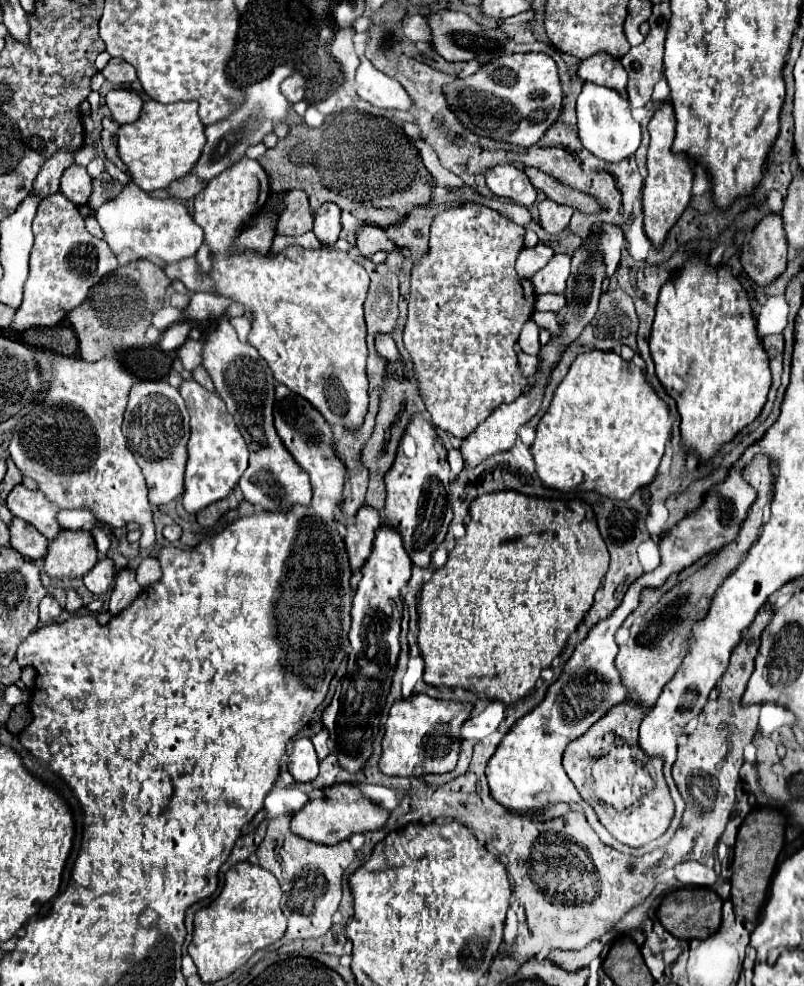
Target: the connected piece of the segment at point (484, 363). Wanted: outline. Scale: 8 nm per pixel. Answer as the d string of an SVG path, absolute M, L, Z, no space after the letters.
M477 203L445 209L431 225L429 253L411 271L409 317L403 343L413 359L413 371L433 425L455 437L473 433L495 407L517 399L527 385L513 351L523 323L535 311L535 293L529 281L515 273L515 259L523 249L523 235L523 227Z

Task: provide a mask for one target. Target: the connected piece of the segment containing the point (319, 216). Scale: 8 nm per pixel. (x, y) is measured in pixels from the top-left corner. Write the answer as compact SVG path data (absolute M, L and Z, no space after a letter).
M325 203L315 213L315 227L317 239L325 245L333 245L341 233L341 209L335 203Z

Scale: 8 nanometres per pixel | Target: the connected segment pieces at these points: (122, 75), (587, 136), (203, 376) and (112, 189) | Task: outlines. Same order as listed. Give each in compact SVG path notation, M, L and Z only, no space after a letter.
M111 59L101 73L105 75L107 81L111 81L113 85L119 85L119 87L121 85L131 85L133 81L137 81L135 69L121 59Z
M587 83L577 97L577 129L581 145L605 163L619 163L633 155L641 143L641 127L633 119L629 101L625 101L617 91Z
M199 365L199 367L195 367L191 373L193 373L193 379L195 379L197 383L201 383L205 389L213 391L213 383L211 383L211 377L207 375L207 371L205 371L201 365Z
M105 169L99 177L93 179L93 193L91 193L89 201L87 201L89 209L93 209L93 211L99 209L101 203L105 203L105 201L117 197L119 191L123 191L123 185L121 185L117 179L113 179L113 177L109 175L109 171Z

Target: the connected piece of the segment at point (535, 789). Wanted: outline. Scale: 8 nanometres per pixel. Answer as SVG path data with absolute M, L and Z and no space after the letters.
M679 523L659 543L661 563L655 571L641 575L627 589L621 605L603 621L591 627L589 635L575 647L571 659L565 663L561 677L547 689L545 699L527 715L523 715L499 743L495 755L487 763L487 781L495 801L511 811L535 811L547 803L581 803L583 797L575 791L573 781L567 777L561 755L565 747L579 735L583 735L607 709L619 703L619 673L613 665L617 657L615 631L629 617L629 603L637 603L643 587L661 587L669 575L679 573Z

